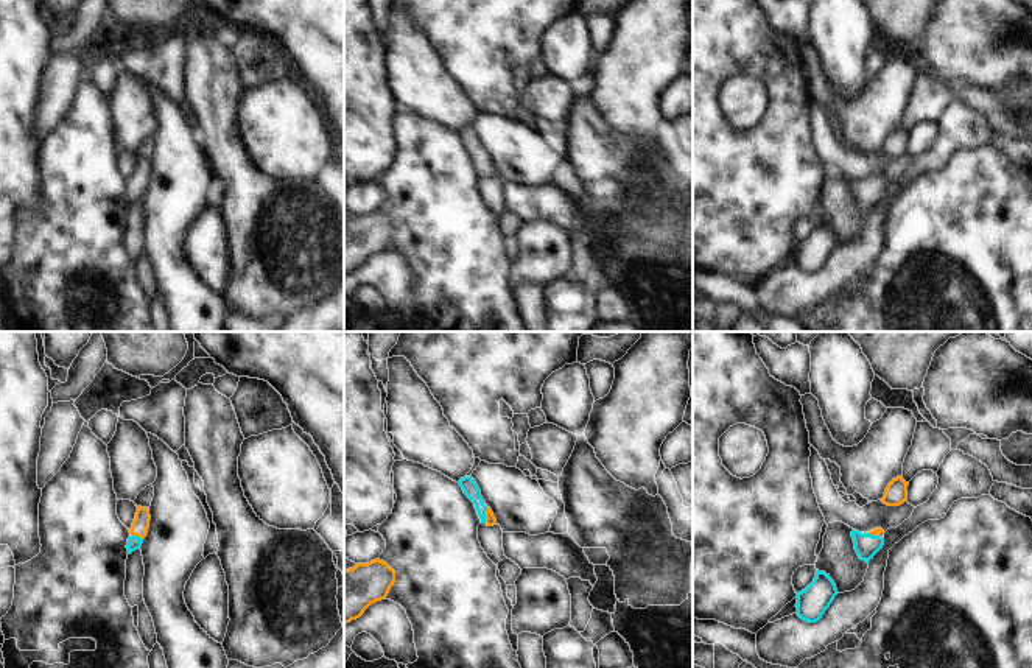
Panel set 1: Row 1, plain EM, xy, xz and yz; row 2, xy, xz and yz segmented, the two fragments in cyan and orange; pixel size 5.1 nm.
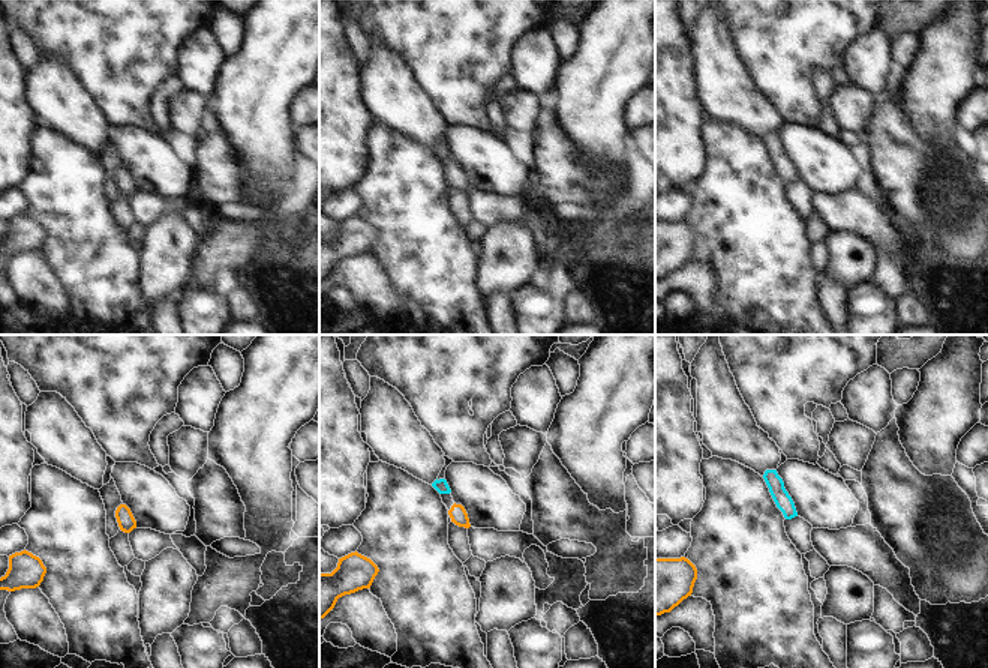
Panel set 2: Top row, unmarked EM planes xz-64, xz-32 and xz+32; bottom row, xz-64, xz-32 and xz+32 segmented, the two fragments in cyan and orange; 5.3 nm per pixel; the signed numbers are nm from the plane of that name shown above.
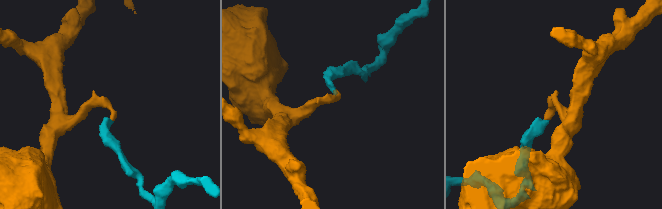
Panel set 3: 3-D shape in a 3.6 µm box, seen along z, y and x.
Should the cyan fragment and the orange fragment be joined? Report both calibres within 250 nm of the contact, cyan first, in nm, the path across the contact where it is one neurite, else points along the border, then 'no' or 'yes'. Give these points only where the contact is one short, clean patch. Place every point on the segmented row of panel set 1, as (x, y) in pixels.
calibres 80 and 60 nm; way xz (467, 483), (484, 516), (491, 520); yes

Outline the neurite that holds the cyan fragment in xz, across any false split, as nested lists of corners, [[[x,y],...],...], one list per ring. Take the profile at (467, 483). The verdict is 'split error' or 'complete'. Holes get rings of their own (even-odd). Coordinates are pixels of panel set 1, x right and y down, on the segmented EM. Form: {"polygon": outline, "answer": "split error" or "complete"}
{"polygon": [[[464,476],[459,480],[459,486],[464,494],[475,503],[481,523],[487,526],[497,525],[497,519],[490,508],[487,508],[483,501],[481,490],[472,476]]], "answer": "split error"}

